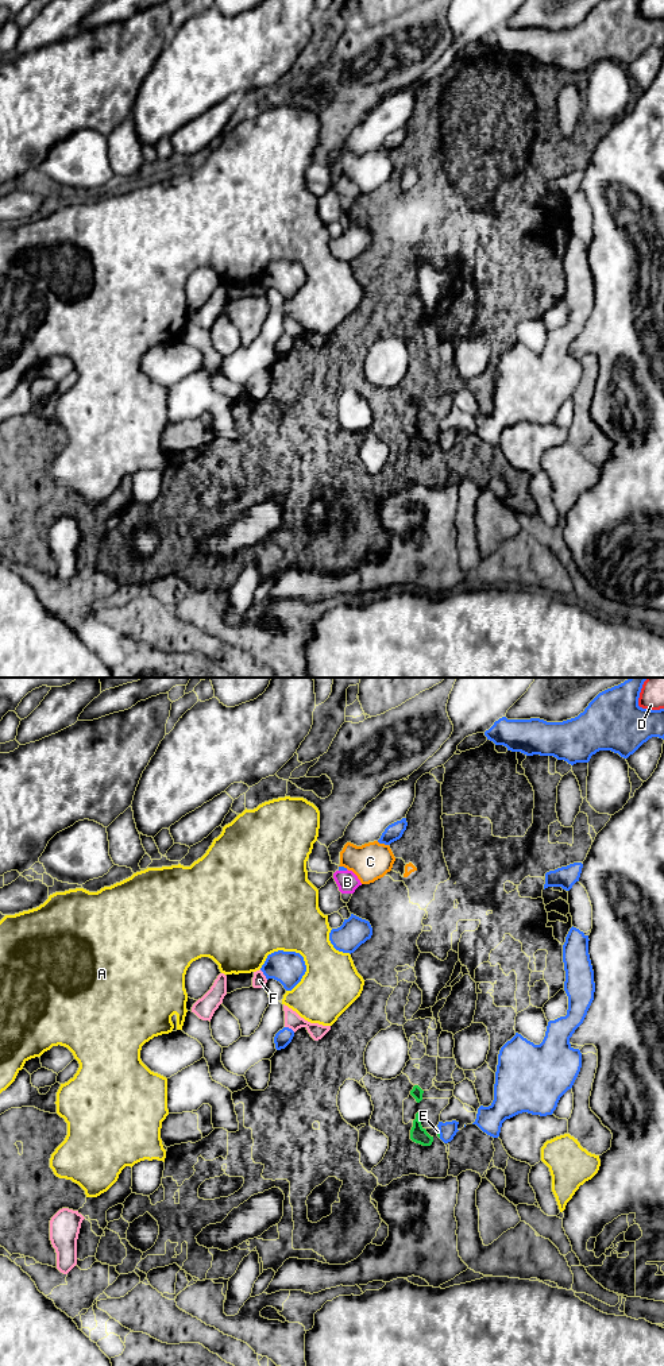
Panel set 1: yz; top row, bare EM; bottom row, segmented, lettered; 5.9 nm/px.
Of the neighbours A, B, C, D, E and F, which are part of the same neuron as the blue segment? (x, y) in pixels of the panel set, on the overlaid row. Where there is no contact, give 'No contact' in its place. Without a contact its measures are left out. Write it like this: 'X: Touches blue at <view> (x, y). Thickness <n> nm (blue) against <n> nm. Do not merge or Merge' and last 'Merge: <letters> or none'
A: Touches blue at yz (282, 950). Thickness 200 nm (blue) against 480 nm. Do not merge
B: Touches blue at yz (343, 869). Thickness 30 nm (blue) against 130 nm. Merge
C: Touches blue at yz (382, 842). Thickness 100 nm (blue) against 220 nm. Do not merge
D: Touches blue at yz (637, 703). Thickness 360 nm (blue) against 140 nm. Do not merge
E: Touches blue at yz (439, 1133). Thickness 100 nm (blue) against 20 nm. Merge
F: Touches blue at yz (263, 973). Thickness 200 nm (blue) against 90 nm. Do not merge
Merge: B, E

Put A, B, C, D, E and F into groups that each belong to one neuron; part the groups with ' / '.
A / B E / C / D / F

